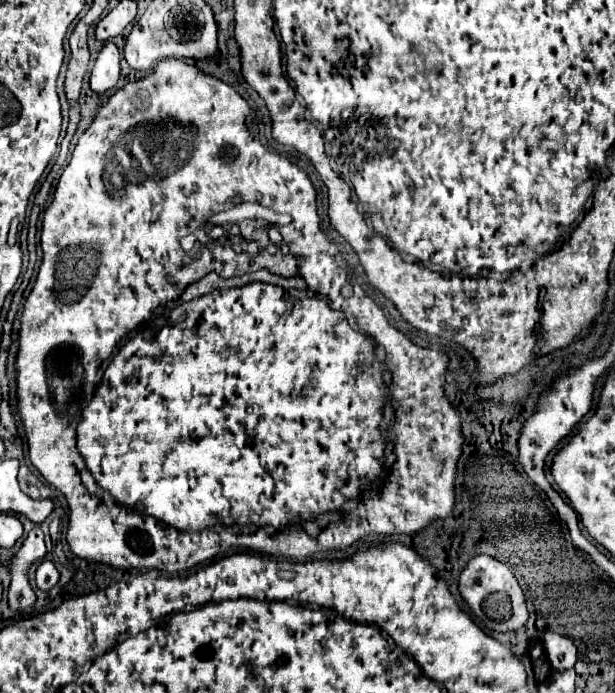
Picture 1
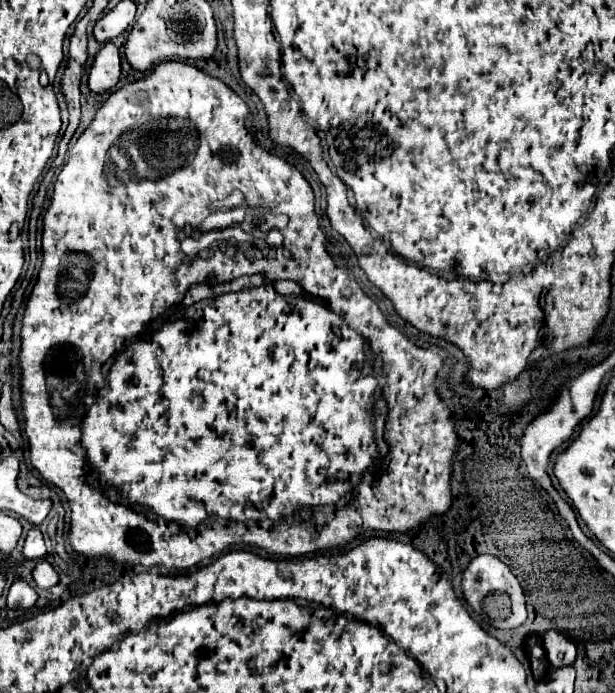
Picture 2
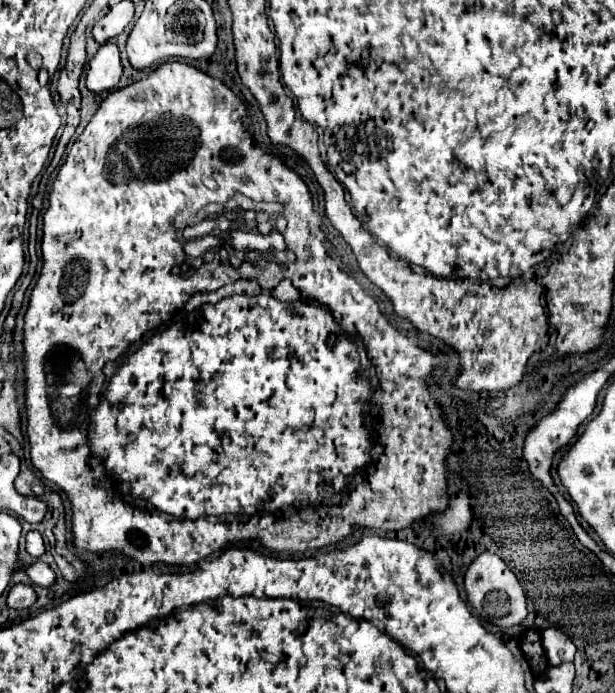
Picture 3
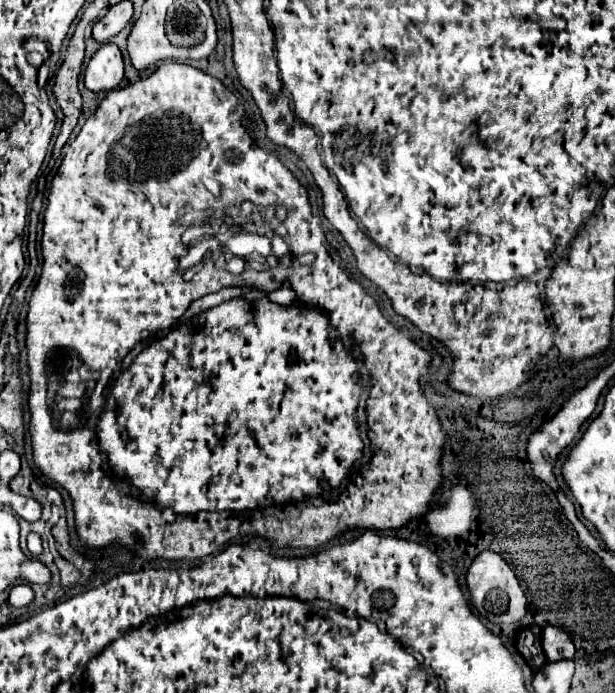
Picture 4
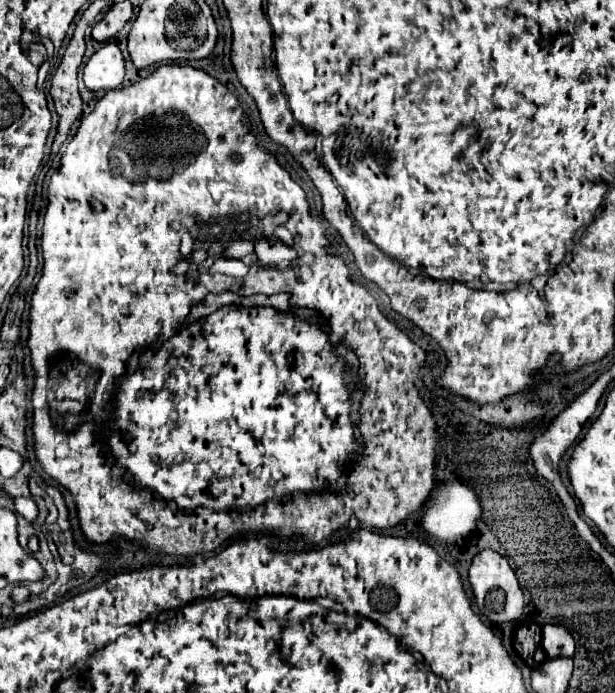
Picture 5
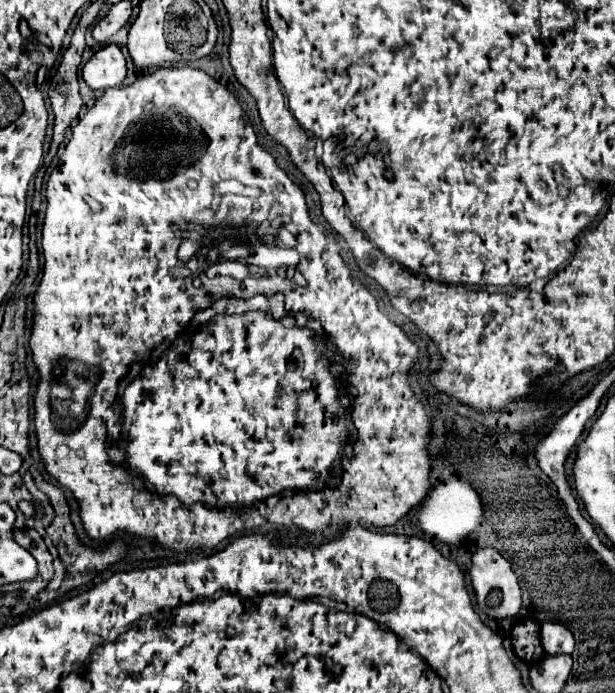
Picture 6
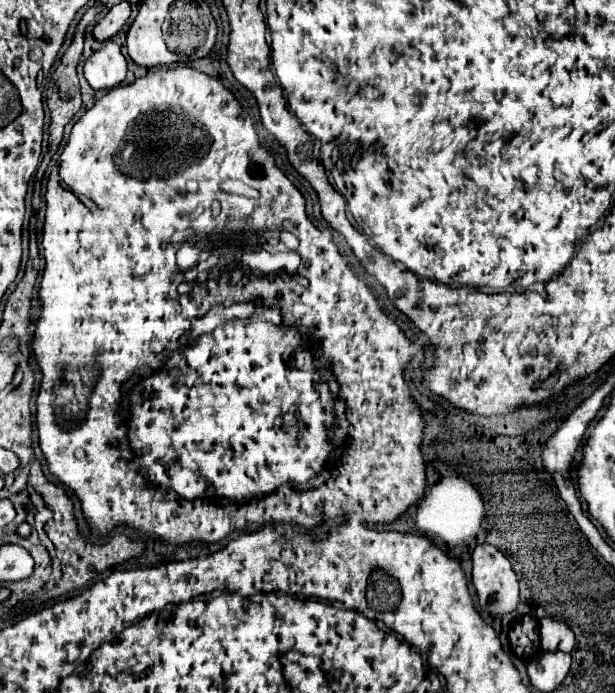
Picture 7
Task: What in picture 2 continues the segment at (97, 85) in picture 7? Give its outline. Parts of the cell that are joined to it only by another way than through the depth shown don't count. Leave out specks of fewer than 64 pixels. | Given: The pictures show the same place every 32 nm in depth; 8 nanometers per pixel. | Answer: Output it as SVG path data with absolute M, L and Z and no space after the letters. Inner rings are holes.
M106 42L96 54L92 68L88 72L88 88L98 94L112 90L120 80L120 72L122 68L120 68L118 48L112 42Z

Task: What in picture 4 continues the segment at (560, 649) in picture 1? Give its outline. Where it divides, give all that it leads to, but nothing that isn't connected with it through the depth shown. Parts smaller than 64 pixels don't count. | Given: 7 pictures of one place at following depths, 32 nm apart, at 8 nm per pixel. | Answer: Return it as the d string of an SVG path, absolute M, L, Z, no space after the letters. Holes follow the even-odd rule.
M546 626L542 630L542 648L548 660L572 660L576 652L570 634L558 626Z

